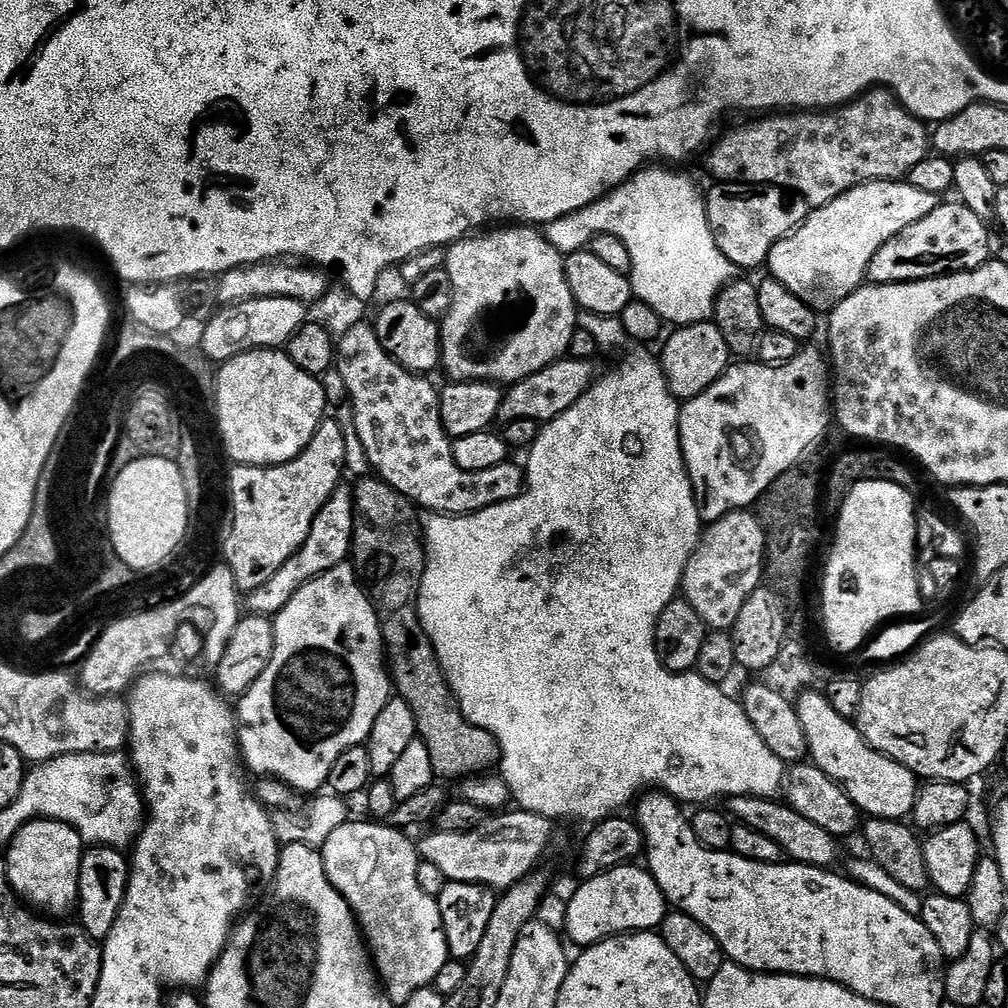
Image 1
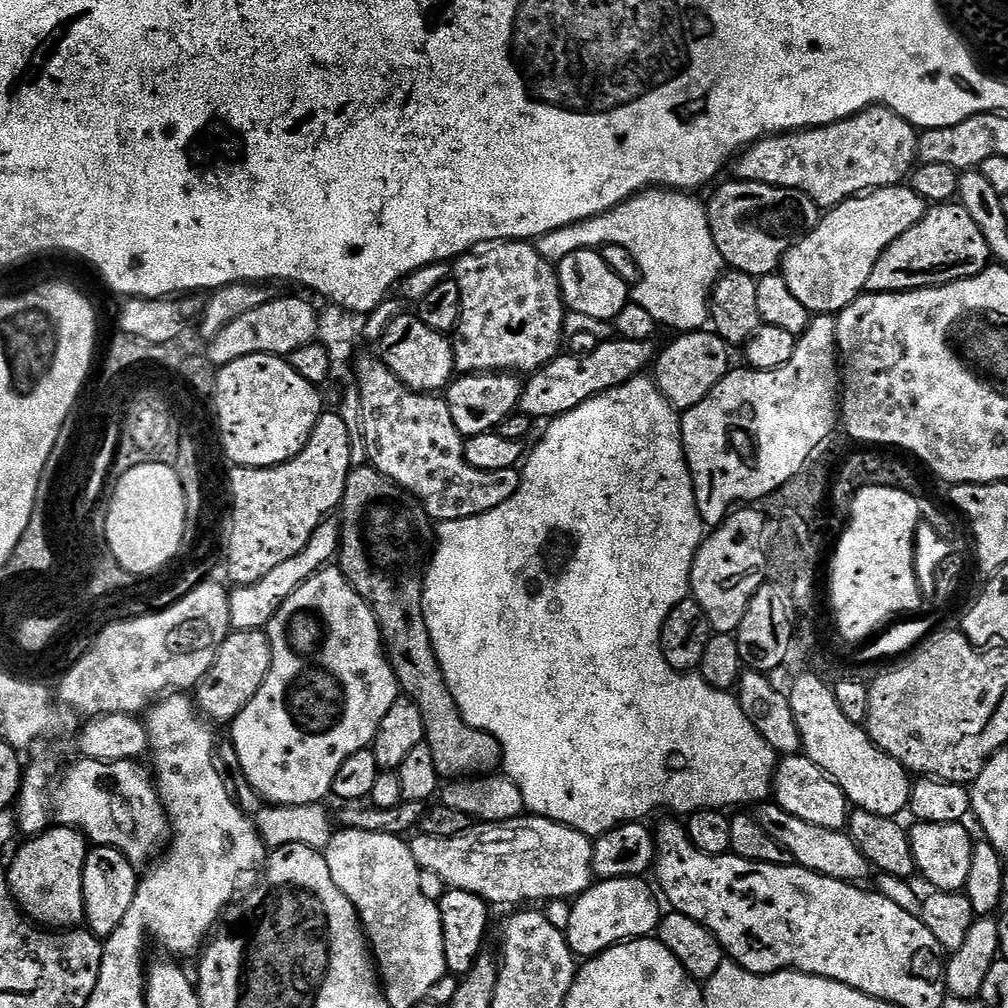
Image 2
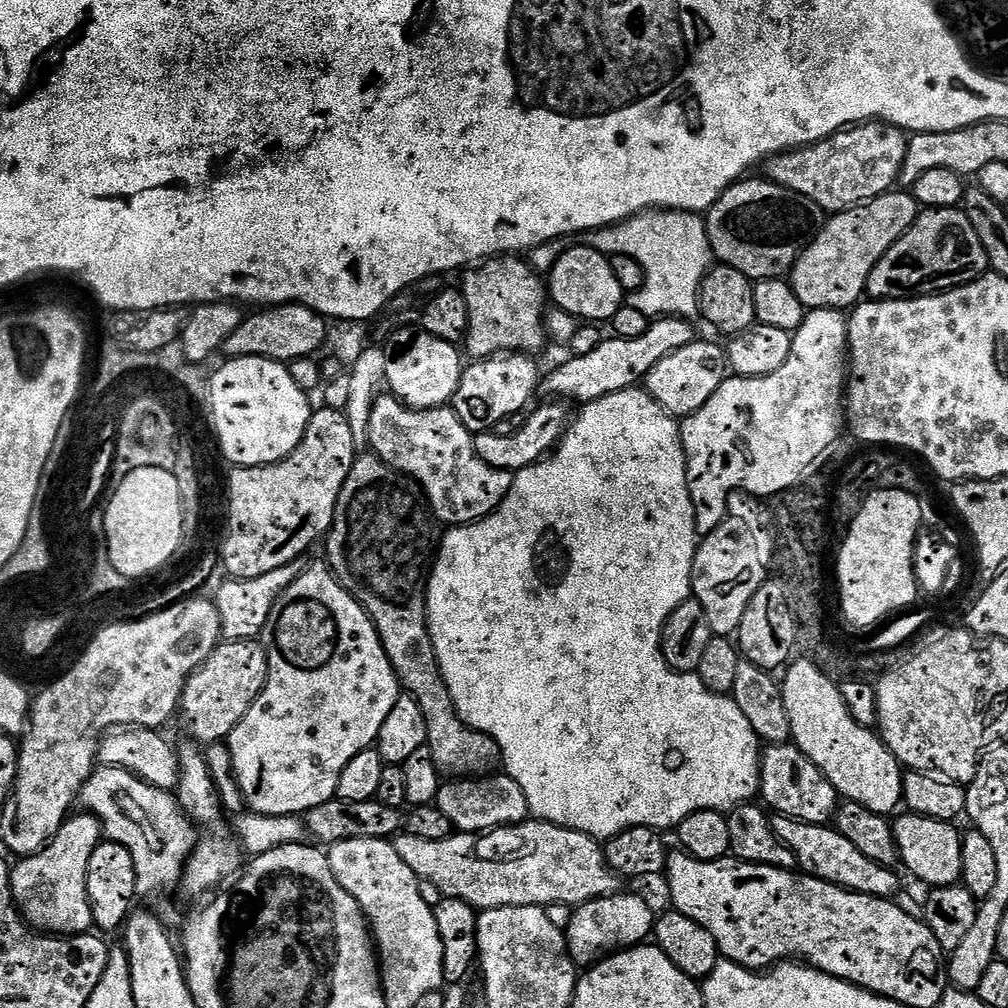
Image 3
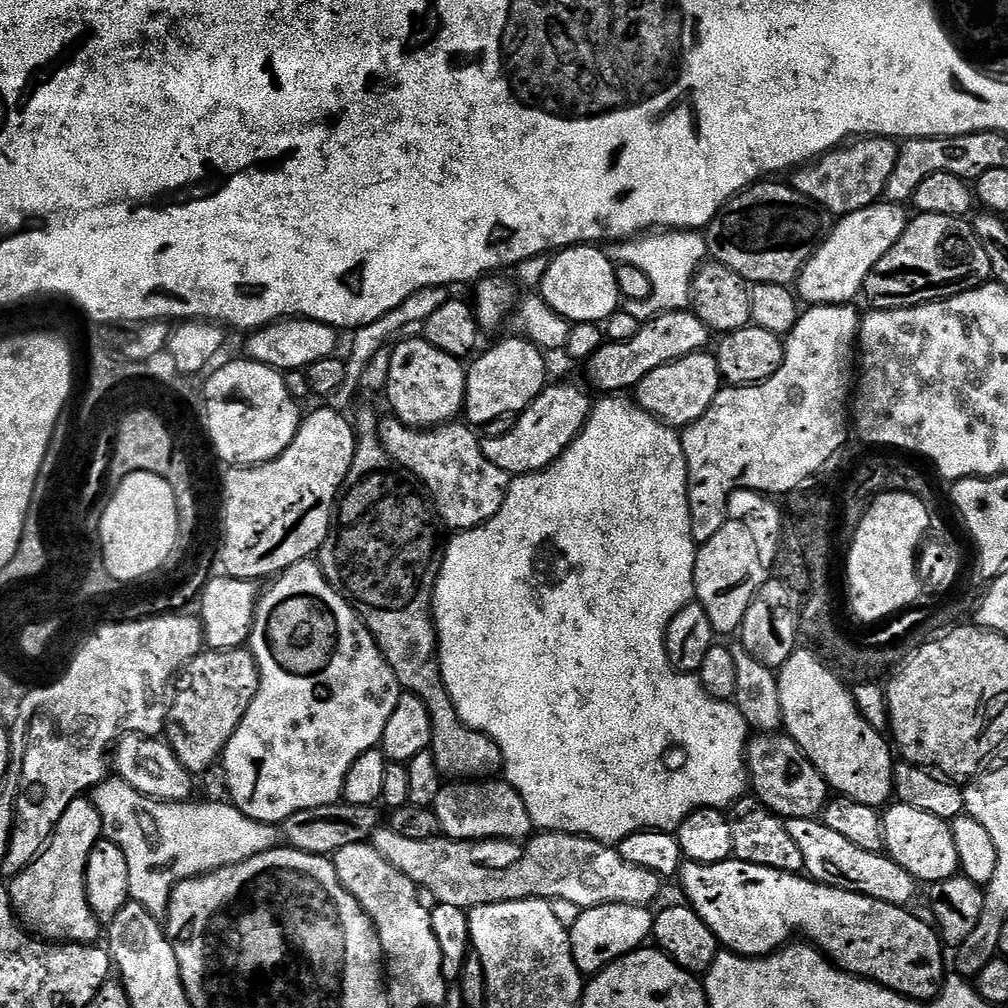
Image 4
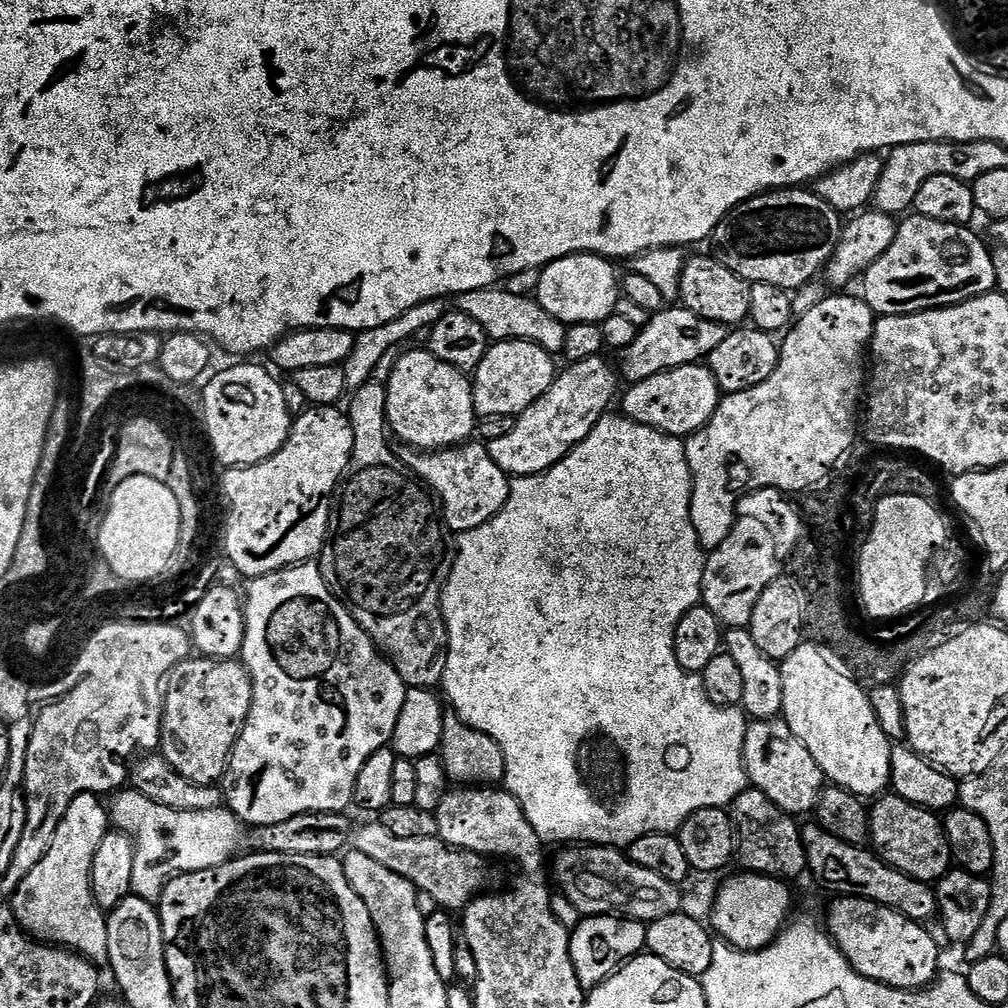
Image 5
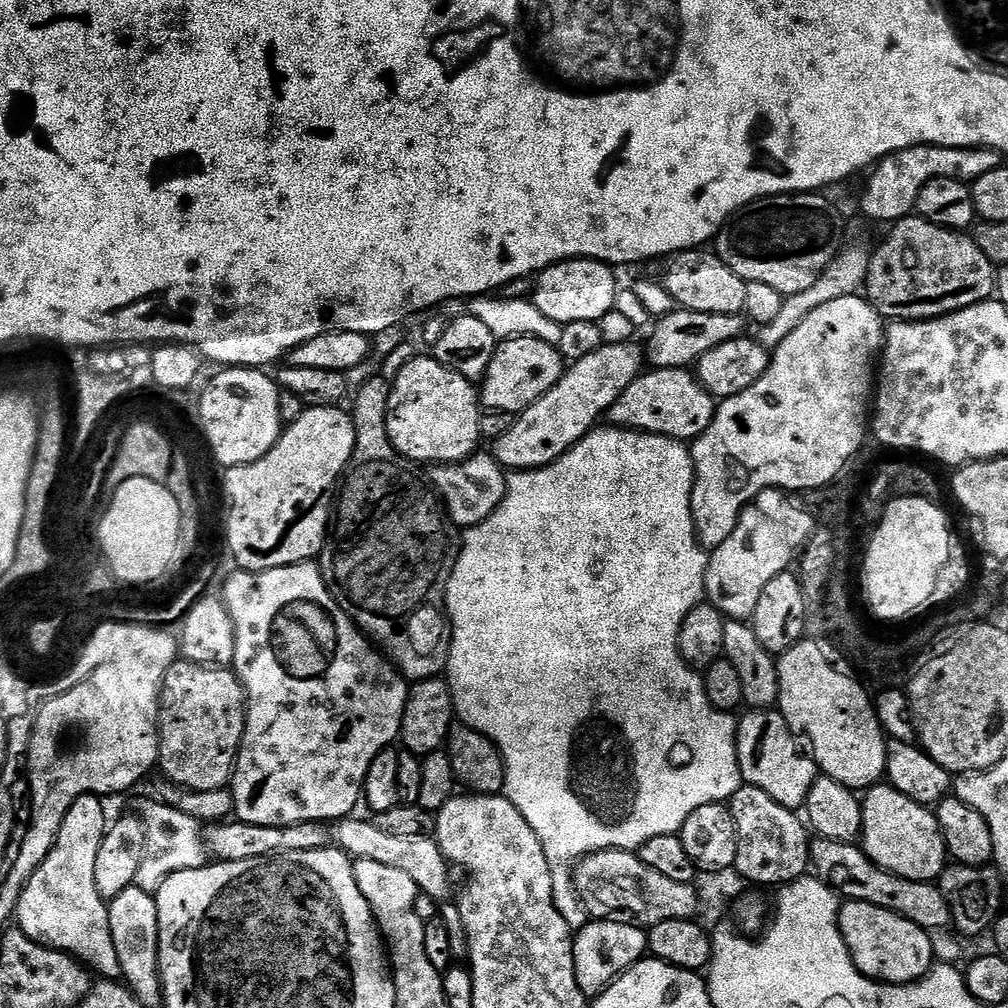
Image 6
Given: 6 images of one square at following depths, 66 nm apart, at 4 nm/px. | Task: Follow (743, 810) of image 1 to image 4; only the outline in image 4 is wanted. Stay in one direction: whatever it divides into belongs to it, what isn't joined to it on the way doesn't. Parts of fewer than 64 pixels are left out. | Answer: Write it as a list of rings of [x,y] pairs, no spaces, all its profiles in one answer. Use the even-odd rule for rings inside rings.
[[[798,818],[787,821],[790,838],[798,845],[802,854],[804,872],[817,884],[825,884],[838,890],[846,890],[854,894],[862,894],[874,898],[878,902],[893,904],[899,908],[908,908],[916,896],[918,882],[902,865],[891,860],[888,855],[870,850],[861,850],[842,838],[835,830],[830,830],[823,819]]]

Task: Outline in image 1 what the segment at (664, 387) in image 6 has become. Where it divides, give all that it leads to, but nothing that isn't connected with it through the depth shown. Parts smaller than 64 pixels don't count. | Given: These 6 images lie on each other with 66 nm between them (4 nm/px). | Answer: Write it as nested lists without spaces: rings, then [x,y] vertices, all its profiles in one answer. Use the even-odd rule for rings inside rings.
[[[715,322],[702,324],[686,324],[675,329],[676,332],[668,341],[665,339],[664,353],[659,353],[660,365],[664,367],[664,377],[670,390],[677,400],[693,400],[702,394],[728,367],[730,367],[730,353],[726,346],[726,338],[722,338],[722,330],[718,330]]]

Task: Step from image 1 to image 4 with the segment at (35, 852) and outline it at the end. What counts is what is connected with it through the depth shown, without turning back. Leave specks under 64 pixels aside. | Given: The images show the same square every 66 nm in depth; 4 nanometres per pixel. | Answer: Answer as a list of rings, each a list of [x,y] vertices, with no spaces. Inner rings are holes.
[[[91,799],[70,802],[66,814],[56,824],[48,847],[19,876],[11,877],[12,907],[29,933],[49,942],[66,944],[91,944],[101,939],[102,925],[90,910],[86,894],[86,862],[103,830],[104,823]]]

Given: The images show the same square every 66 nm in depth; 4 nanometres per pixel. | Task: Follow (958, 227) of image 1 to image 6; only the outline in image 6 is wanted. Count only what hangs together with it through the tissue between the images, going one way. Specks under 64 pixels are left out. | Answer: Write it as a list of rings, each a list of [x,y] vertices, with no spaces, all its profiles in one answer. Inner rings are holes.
[[[918,215],[904,217],[891,225],[888,237],[871,253],[872,261],[868,267],[866,299],[879,311],[885,321],[933,320],[966,306],[974,306],[983,300],[993,299],[996,291],[997,269],[978,250],[975,239],[964,232],[951,232],[948,228],[934,226]]]

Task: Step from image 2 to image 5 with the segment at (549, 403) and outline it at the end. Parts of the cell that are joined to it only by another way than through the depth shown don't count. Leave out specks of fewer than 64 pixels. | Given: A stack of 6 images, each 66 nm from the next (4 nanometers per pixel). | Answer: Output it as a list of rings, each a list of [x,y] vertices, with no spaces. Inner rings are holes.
[[[665,306],[649,315],[647,324],[637,331],[632,345],[619,353],[619,375],[623,379],[625,376],[627,383],[633,385],[646,378],[654,378],[654,374],[662,374],[667,368],[707,361],[713,350],[728,337],[728,333],[725,325],[710,322],[710,318],[698,318],[698,314],[686,307]]]

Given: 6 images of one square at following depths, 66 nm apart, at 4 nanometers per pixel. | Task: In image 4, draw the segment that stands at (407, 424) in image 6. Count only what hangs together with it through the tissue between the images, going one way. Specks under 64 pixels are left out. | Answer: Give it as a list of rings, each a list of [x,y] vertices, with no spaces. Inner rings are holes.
[[[416,336],[409,340],[397,339],[391,345],[392,357],[386,387],[388,404],[392,407],[391,415],[403,424],[412,428],[439,428],[442,424],[455,421],[463,413],[468,381],[466,368],[460,365],[463,363],[457,357],[446,354],[446,350],[438,350],[438,346],[429,340]]]

